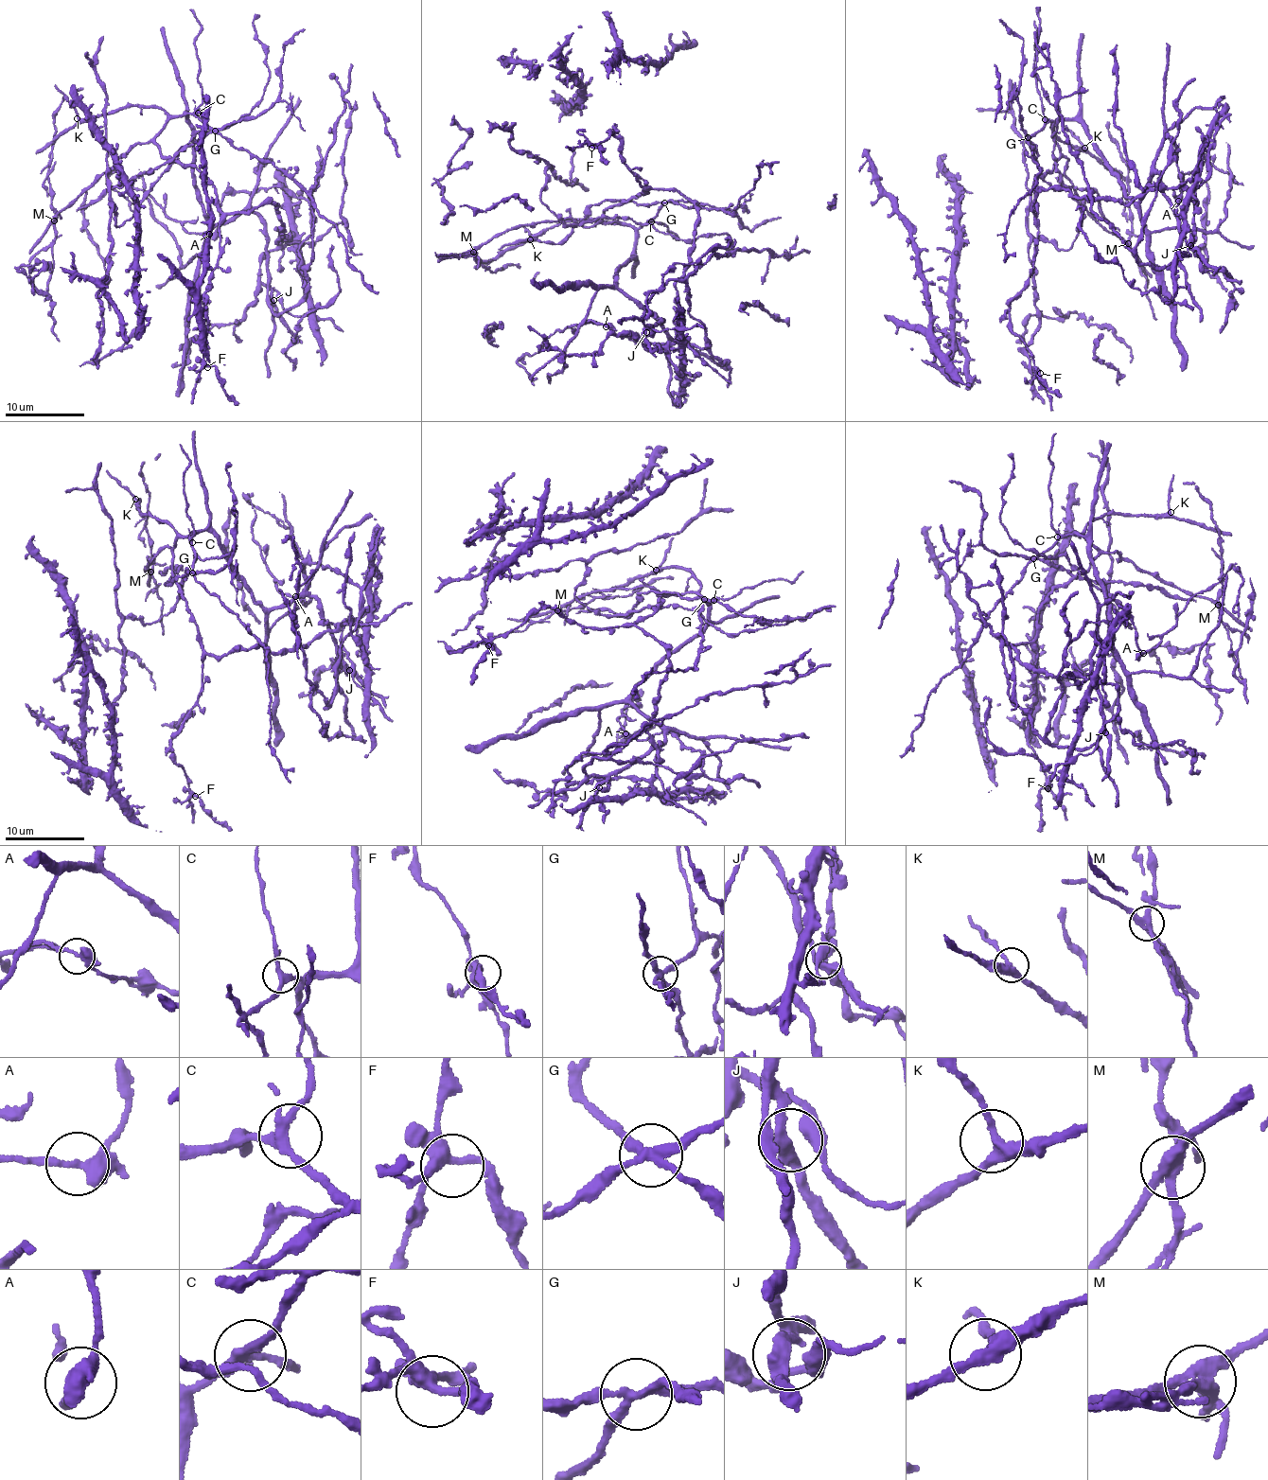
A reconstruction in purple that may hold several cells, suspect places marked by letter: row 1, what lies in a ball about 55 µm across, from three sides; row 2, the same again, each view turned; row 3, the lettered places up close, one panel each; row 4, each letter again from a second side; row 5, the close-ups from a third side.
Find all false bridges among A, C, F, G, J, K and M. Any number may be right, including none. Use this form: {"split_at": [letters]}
{"split_at": ["A", "G", "M"]}

